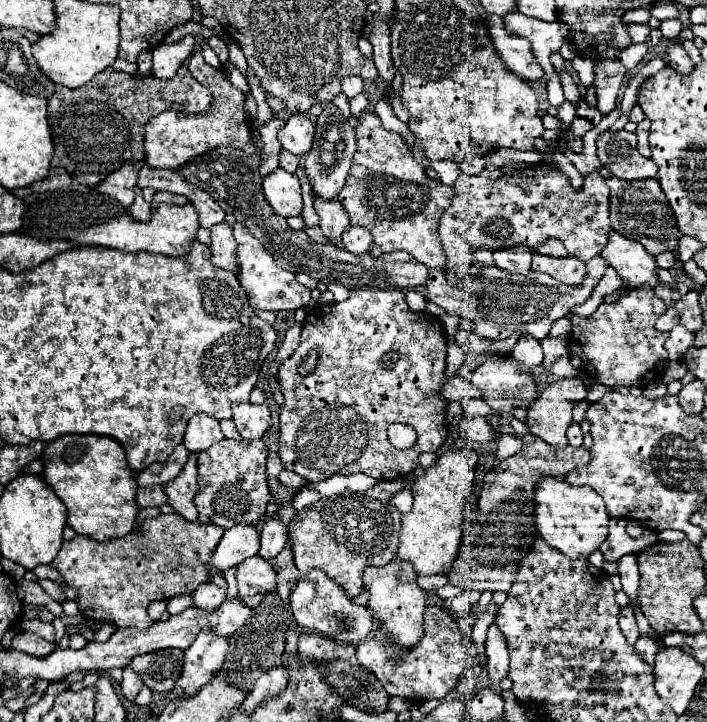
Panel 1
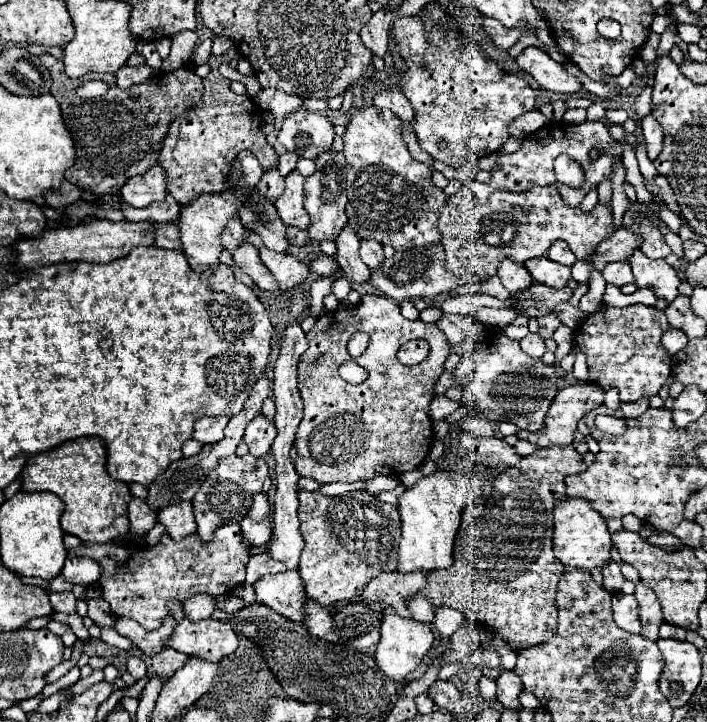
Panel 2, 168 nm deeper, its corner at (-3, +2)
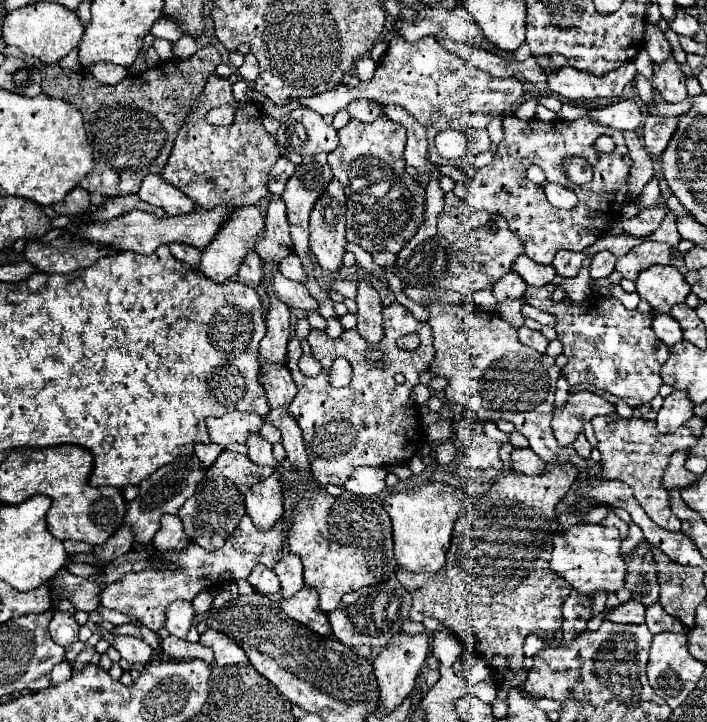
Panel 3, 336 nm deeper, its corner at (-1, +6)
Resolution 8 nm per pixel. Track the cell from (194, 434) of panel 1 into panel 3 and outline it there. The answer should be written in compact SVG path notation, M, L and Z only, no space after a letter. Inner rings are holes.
M234 410L222 418L208 418L206 424L212 442L228 446L228 444L244 444L248 440L248 434L260 434L264 420L258 414Z

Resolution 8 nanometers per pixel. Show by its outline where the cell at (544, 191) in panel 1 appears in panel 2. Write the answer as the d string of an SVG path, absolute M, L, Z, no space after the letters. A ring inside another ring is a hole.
M472 180L448 198L446 206L440 212L438 228L442 232L442 246L446 252L446 270L458 278L464 278L468 284L478 284L494 276L498 264L504 258L510 258L514 262L526 262L530 258L546 256L550 244L556 240L568 242L576 258L590 258L596 246L614 230L614 216L612 208L602 202L598 202L592 212L584 212L580 206L570 208L554 186L536 186L526 192L506 192L502 188L492 188L490 184Z

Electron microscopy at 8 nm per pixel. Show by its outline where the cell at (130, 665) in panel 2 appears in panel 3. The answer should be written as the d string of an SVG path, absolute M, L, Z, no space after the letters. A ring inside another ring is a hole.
M114 636L112 646L128 664L146 664L152 658L152 648L134 636Z

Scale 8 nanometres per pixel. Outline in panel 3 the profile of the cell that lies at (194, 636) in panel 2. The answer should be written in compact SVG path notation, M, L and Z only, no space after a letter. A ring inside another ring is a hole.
M208 630L206 634L200 636L200 642L214 648L214 656L216 656L218 666L236 664L236 666L244 668L248 664L244 650L234 640L230 640L226 634L222 634L218 630Z

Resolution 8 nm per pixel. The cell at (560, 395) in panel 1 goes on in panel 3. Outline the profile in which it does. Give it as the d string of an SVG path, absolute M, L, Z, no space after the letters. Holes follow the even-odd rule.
M574 392L564 408L554 410L552 432L560 446L570 446L594 416L616 414L616 408L592 392Z

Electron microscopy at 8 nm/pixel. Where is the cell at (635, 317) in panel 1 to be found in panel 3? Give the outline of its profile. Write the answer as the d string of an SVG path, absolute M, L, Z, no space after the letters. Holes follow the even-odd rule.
M554 282L542 288L528 288L524 300L552 316L556 316L556 332L564 344L564 356L568 364L562 368L562 376L570 388L580 384L592 384L604 392L610 392L628 406L638 408L650 402L660 386L660 368L670 356L670 348L652 332L652 316L638 310L626 310L620 300L612 296L588 296L582 304L552 302Z

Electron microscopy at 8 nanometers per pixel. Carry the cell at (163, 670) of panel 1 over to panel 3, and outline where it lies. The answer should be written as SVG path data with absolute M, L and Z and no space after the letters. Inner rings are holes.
M164 636L162 638L162 650L168 658L172 660L206 660L206 664L214 662L214 652L212 648L206 648L204 644L196 642L188 642L188 640L180 640L176 636Z

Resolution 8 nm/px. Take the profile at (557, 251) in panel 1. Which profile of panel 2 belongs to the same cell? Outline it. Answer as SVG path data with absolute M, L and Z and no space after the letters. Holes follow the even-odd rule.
M560 240L554 242L554 244L550 246L548 258L554 260L554 262L560 262L560 264L564 264L564 266L572 266L572 264L576 262L576 256L570 254L568 244L566 244L566 242L560 242Z

